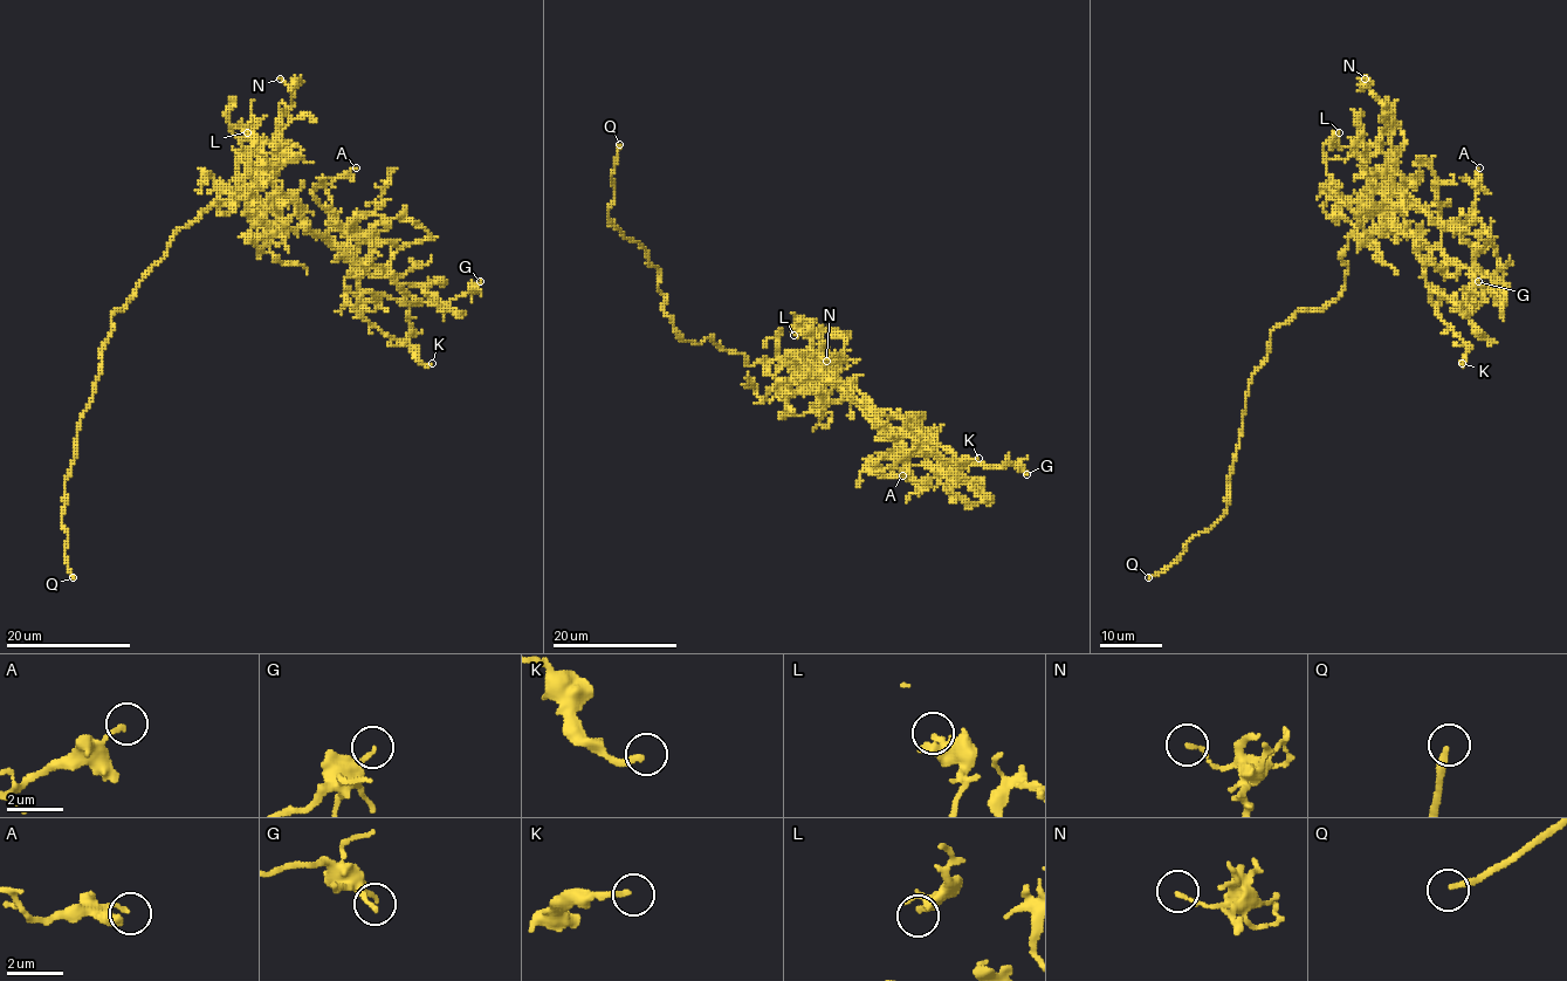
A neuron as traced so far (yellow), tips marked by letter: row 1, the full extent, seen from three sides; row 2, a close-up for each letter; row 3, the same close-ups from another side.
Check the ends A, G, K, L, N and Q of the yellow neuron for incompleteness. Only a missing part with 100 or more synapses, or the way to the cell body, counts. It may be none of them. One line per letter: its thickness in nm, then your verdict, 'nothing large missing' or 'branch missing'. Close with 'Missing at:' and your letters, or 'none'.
A: calibre 140 nm; nothing large missing
G: calibre 150 nm; nothing large missing
K: calibre 200 nm; nothing large missing
L: calibre 220 nm; nothing large missing
N: calibre 140 nm; nothing large missing
Q: calibre 220 nm; branch missing
Missing at: Q

